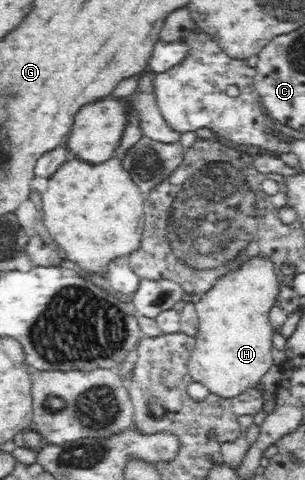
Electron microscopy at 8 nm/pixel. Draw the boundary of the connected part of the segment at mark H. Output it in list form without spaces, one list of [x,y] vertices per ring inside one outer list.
[[[256,257],[248,261],[238,273],[218,277],[214,285],[212,290],[201,294],[200,300],[194,303],[199,322],[187,370],[192,382],[202,384],[210,394],[218,398],[233,399],[246,389],[256,388],[266,371],[270,371],[270,367],[274,365],[272,351],[275,331],[270,323],[269,313],[278,297],[278,280],[271,263]]]

